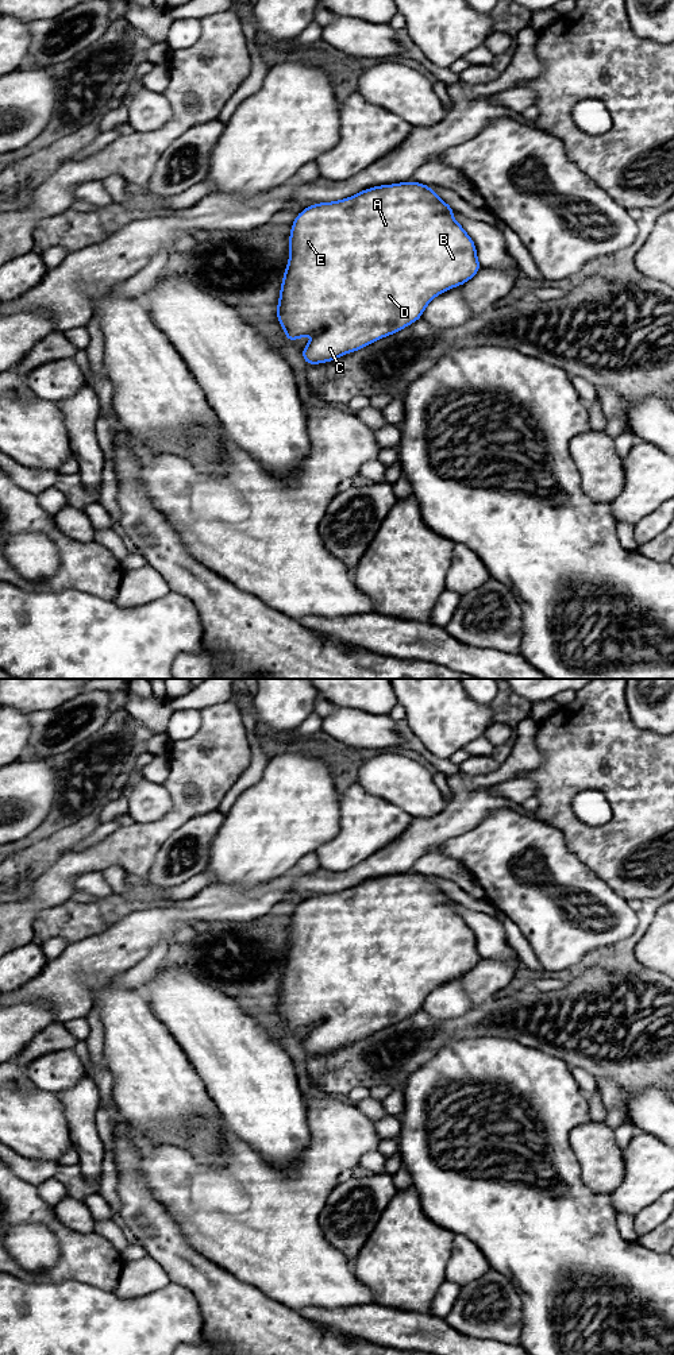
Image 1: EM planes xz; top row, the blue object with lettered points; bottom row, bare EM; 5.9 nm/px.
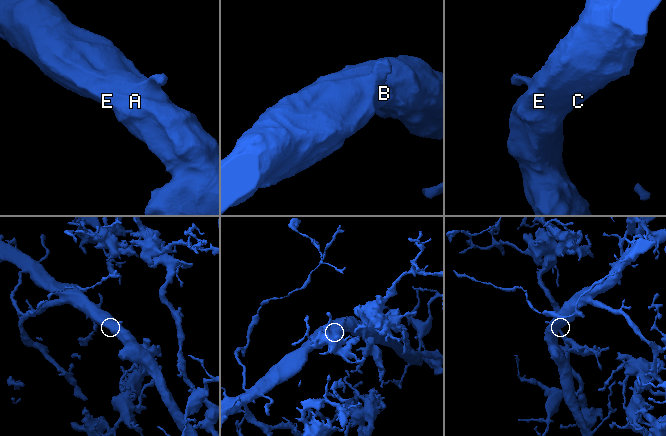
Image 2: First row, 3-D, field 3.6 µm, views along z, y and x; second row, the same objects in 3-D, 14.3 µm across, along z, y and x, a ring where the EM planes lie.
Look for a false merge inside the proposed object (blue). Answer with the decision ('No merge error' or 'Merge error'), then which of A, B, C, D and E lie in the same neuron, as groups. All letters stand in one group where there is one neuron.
No merge error. Groups: A B C D E

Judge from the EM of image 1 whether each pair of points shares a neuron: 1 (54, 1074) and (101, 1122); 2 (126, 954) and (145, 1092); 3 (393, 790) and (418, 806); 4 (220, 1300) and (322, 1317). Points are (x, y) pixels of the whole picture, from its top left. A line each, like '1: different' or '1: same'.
1: different
2: different
3: same
4: different

